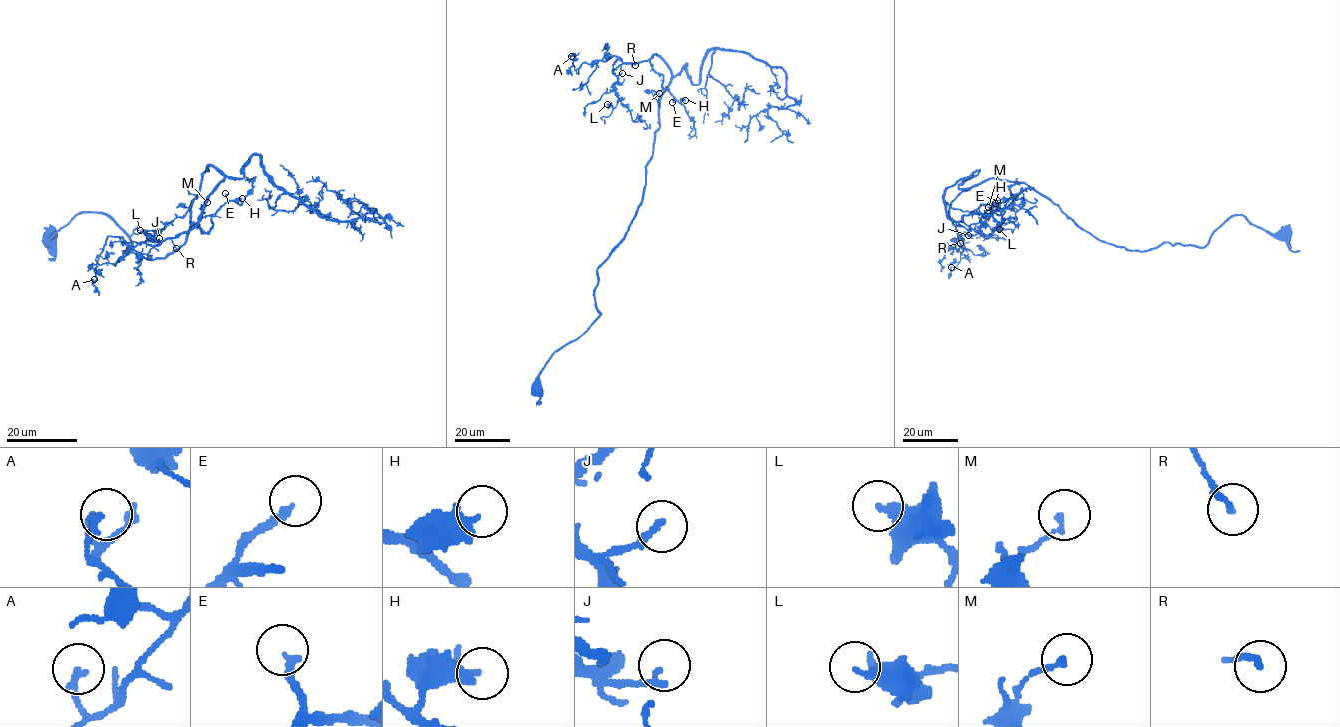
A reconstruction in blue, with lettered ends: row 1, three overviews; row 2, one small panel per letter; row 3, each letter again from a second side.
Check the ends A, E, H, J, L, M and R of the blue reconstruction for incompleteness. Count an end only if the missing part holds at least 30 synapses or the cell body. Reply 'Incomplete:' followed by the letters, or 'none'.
Incomplete: E

